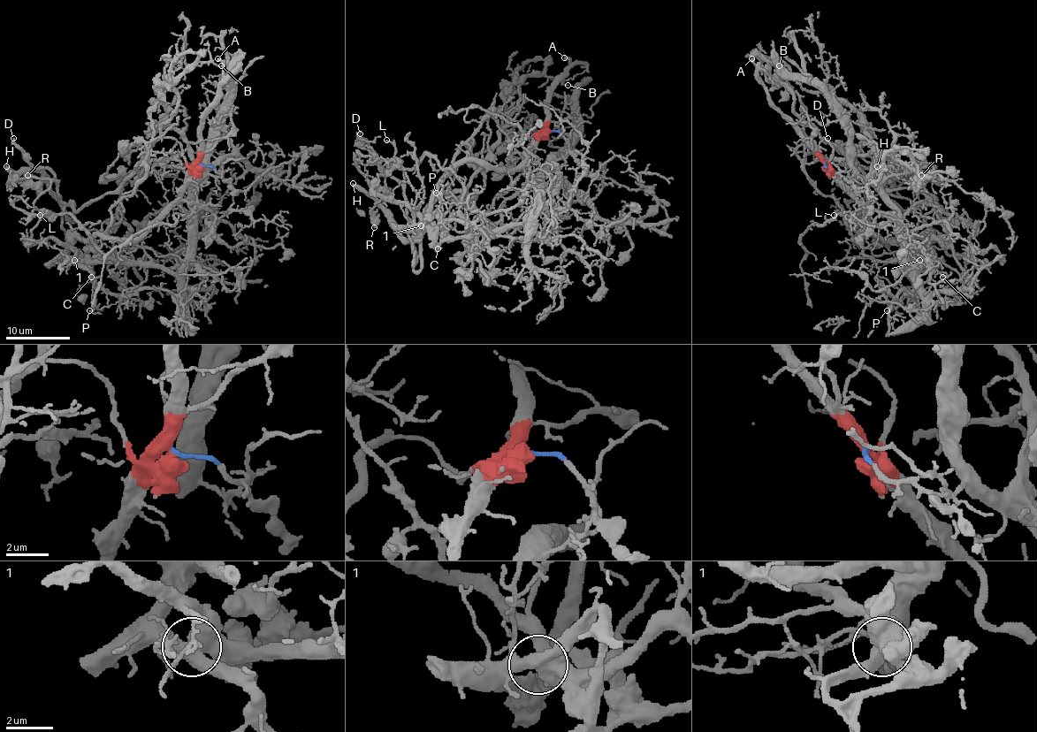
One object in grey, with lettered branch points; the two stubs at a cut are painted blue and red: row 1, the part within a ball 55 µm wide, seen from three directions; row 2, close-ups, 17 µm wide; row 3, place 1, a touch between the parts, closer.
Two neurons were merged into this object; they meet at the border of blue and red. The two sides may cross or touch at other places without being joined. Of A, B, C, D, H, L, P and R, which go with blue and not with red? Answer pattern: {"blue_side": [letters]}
{"blue_side": ["L"]}

